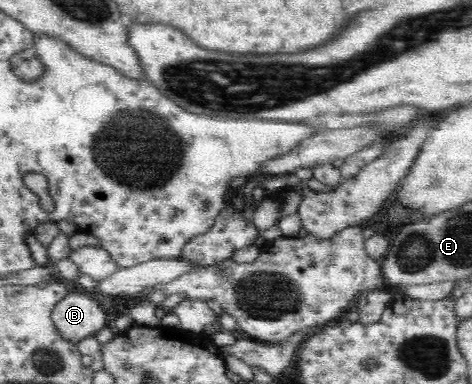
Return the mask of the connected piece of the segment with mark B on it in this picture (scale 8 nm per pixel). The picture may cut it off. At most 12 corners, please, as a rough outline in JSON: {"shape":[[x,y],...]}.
{"shape":[[68,290],[53,305],[59,334],[75,344],[106,327],[100,298]]}

